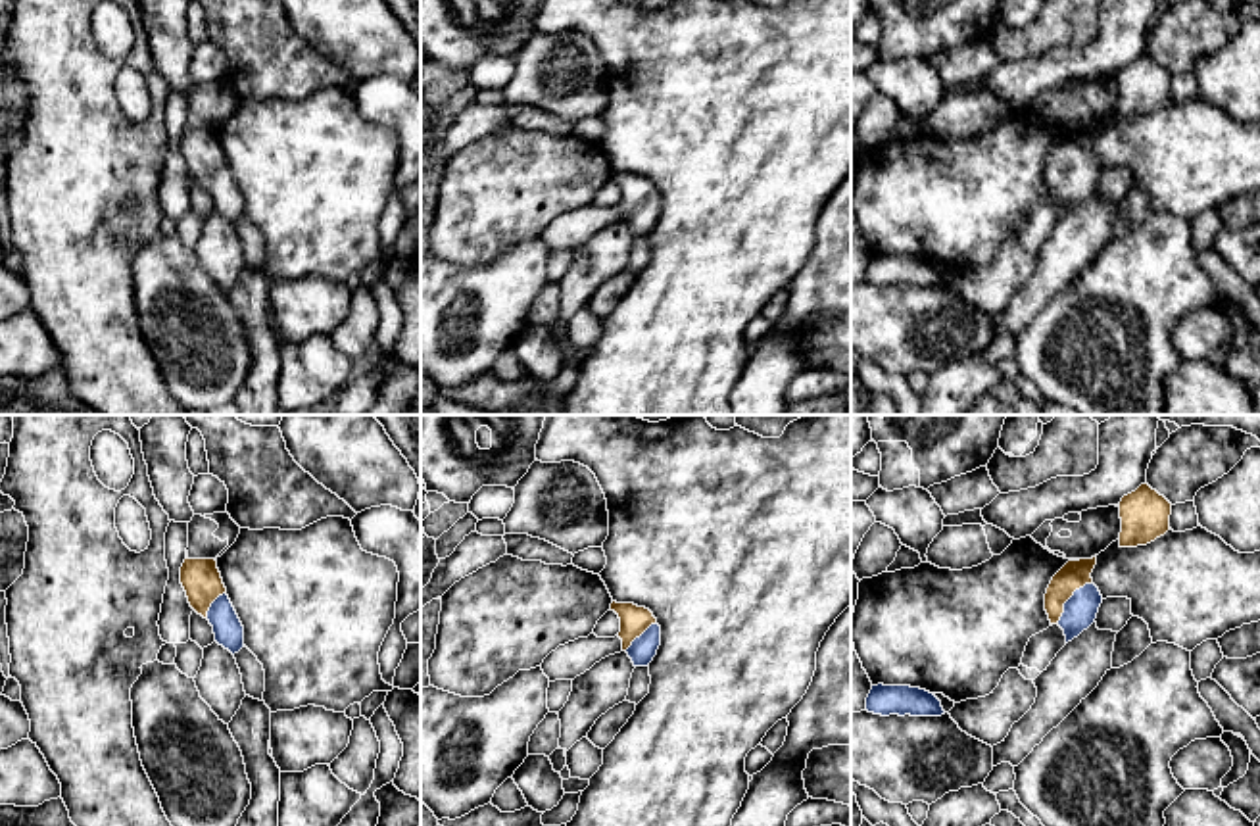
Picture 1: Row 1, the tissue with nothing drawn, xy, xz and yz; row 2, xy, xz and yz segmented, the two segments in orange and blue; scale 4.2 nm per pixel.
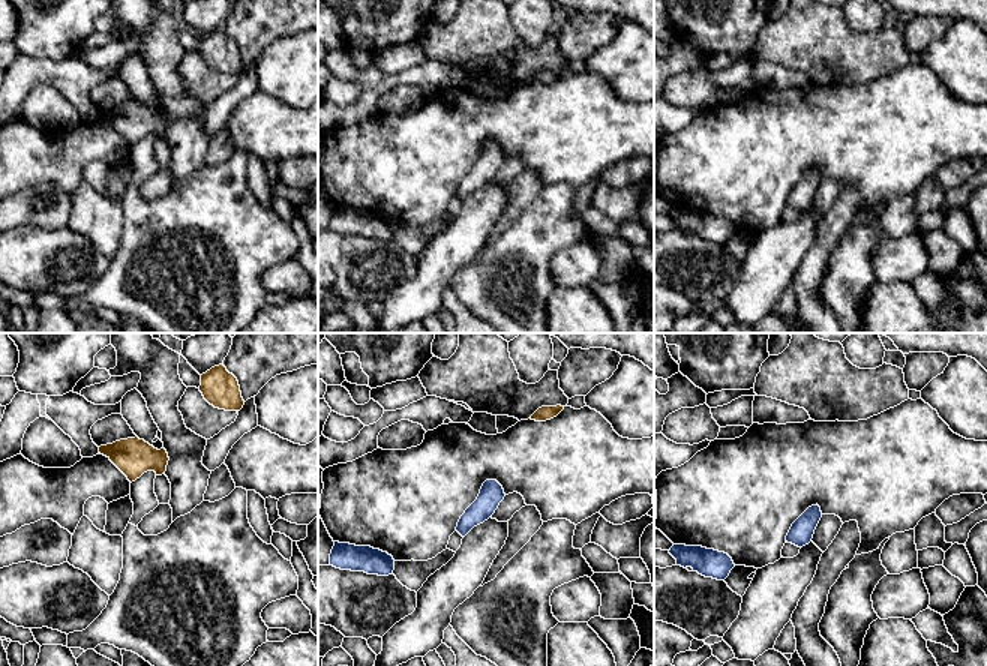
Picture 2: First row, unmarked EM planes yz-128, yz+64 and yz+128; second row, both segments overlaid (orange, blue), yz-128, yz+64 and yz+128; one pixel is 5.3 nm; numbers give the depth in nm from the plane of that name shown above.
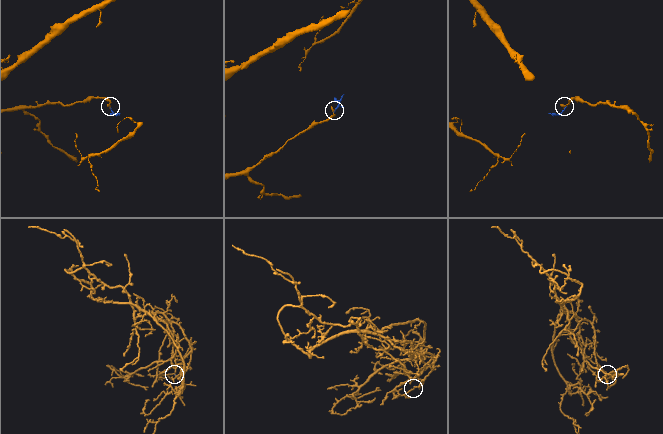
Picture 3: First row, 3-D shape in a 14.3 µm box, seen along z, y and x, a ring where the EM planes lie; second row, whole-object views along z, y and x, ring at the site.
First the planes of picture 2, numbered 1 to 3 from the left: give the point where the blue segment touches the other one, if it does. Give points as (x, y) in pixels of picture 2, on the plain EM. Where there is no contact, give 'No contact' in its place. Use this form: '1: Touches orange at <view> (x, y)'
1: No contact
2: No contact
3: No contact

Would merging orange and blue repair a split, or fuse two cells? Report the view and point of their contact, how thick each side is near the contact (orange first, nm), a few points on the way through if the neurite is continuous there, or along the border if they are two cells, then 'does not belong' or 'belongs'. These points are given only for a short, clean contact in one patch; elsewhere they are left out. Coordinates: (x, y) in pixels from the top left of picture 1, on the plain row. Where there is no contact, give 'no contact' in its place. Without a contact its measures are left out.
meets orange in yz at (1068, 168); 120 nm thick on the orange side, 140 nm on the other; runs through yz (1074, 145), (1068, 168), (1080, 181); belongs

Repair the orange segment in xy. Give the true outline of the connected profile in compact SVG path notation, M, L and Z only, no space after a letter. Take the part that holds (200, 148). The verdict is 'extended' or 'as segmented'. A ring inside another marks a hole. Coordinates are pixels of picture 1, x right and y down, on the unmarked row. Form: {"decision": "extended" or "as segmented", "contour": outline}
{"decision": "extended", "contour": "M184 129L181 154L190 177L209 190L215 211L232 225L244 217L244 196L227 165L215 129Z"}

